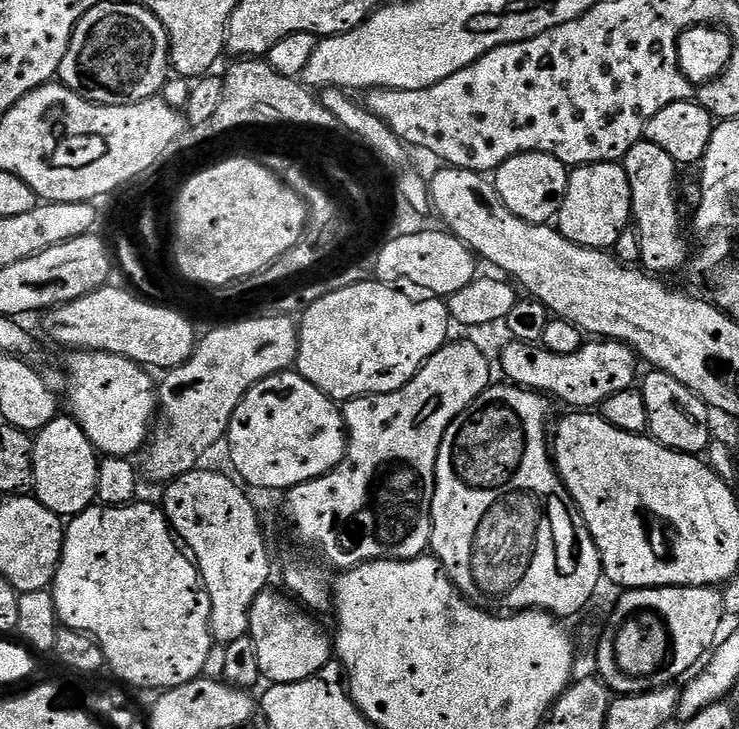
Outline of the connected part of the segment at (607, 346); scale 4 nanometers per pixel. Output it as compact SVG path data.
M509 339L507 343L500 352L503 379L517 388L528 388L553 401L561 400L572 410L595 409L595 404L596 407L603 405L614 394L629 391L638 380L636 353L616 340L597 339L588 342L592 344L585 343L574 354L554 354L539 343L527 344L524 340Z

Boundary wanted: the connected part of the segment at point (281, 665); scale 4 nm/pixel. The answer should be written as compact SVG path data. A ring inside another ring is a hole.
M263 588L258 598L254 598L254 606L250 610L248 631L258 652L260 674L272 684L304 681L320 672L322 666L331 663L334 652L332 640L314 617L307 616L312 614L305 611L291 595L283 596L274 588Z

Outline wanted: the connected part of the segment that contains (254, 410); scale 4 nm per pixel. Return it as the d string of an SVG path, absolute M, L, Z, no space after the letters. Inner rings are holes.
M289 370L267 376L244 395L242 402L238 402L234 414L228 420L227 444L228 456L236 467L235 475L249 489L287 490L325 476L327 472L337 468L348 449L348 434L341 405L331 400L322 390L318 390L318 386L311 384L305 376L295 370Z

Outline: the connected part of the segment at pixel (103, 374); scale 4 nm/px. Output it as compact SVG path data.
M76 350L71 353L68 360L67 375L70 379L66 384L66 397L68 396L68 408L72 419L82 426L86 438L96 448L97 453L109 456L123 456L132 458L145 447L153 427L152 419L158 416L158 384L151 380L149 369L135 364L130 358L122 358L118 354L109 352L85 352Z

